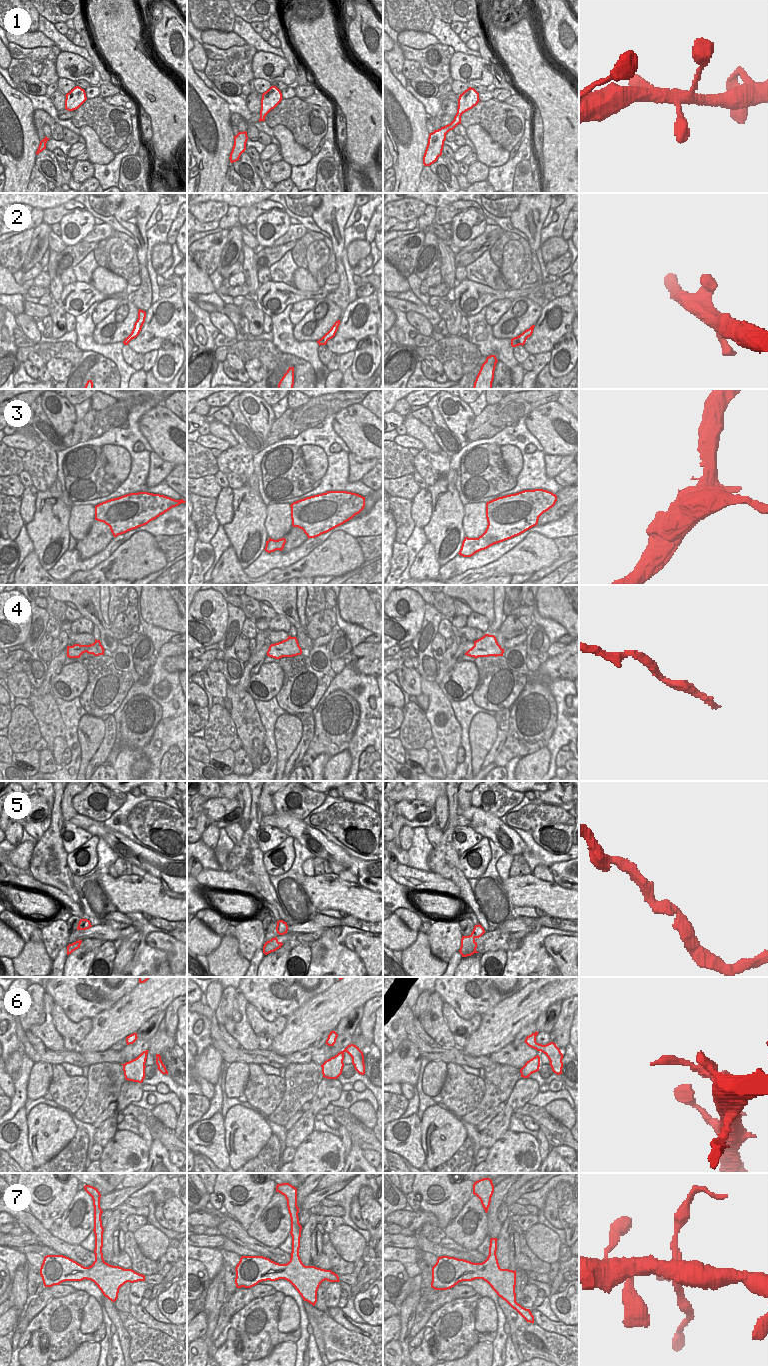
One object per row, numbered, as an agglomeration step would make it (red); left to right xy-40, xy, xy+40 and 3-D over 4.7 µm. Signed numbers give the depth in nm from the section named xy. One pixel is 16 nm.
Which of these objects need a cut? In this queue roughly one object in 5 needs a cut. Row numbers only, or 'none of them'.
3, 7

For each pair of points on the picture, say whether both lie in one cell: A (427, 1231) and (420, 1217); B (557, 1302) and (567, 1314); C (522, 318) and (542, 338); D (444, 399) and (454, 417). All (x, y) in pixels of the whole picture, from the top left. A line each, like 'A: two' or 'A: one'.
A: two
B: one
C: two
D: one

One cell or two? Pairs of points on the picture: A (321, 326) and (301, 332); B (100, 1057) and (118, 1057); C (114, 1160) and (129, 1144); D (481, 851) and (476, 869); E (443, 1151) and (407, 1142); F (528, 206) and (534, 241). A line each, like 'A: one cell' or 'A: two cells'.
A: one cell
B: one cell
C: one cell
D: one cell
E: two cells
F: one cell

